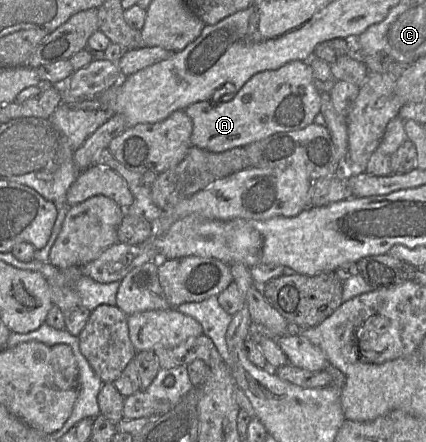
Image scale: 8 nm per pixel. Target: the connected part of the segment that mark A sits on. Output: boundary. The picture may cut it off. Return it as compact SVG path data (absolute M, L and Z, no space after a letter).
M296 60L276 70L266 70L253 75L228 102L202 101L190 105L184 111L191 118L192 147L220 153L267 138L280 132L296 131L312 124L321 109L321 92L313 82L313 71L308 61Z

